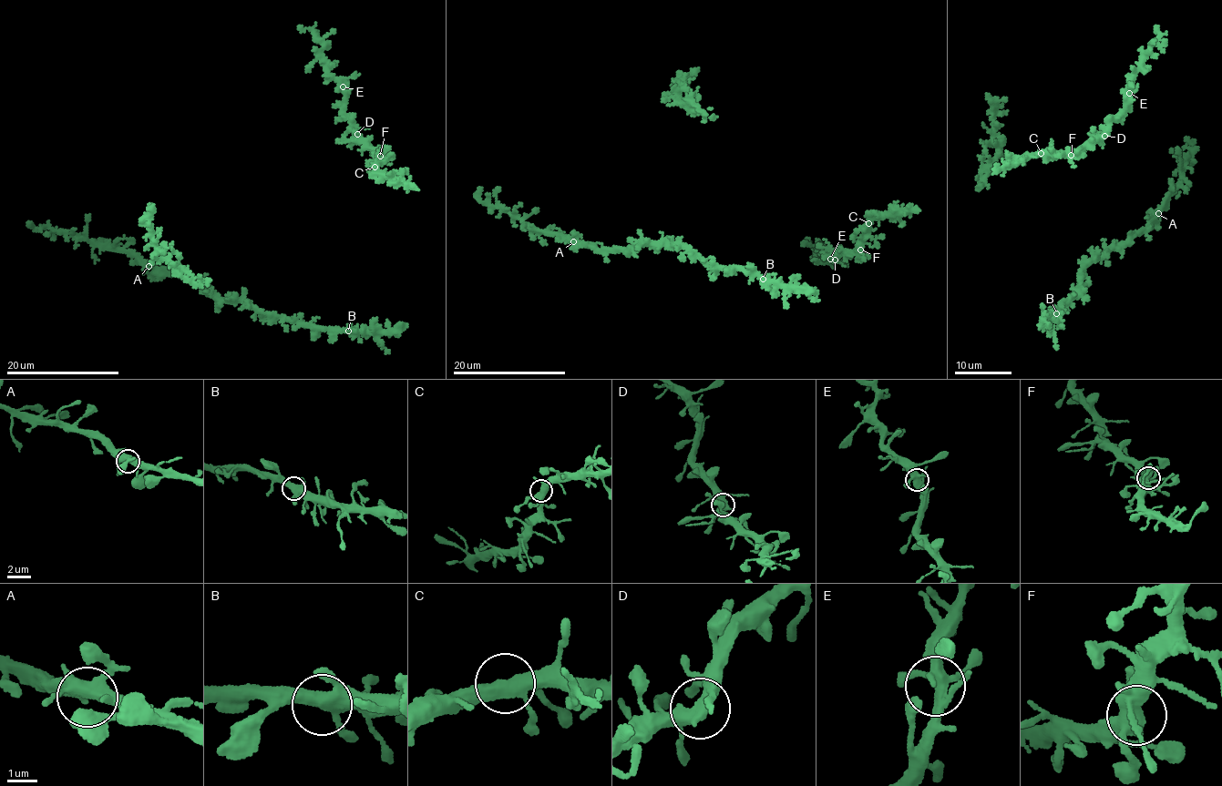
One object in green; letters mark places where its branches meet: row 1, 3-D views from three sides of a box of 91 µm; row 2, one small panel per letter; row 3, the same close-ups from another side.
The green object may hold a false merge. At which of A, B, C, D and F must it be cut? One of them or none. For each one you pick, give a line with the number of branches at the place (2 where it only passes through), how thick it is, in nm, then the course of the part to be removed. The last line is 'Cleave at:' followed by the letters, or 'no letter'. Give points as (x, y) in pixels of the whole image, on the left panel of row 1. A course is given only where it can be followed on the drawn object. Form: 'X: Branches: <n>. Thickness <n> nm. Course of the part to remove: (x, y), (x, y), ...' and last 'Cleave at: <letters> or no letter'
Cleave at: no letter

